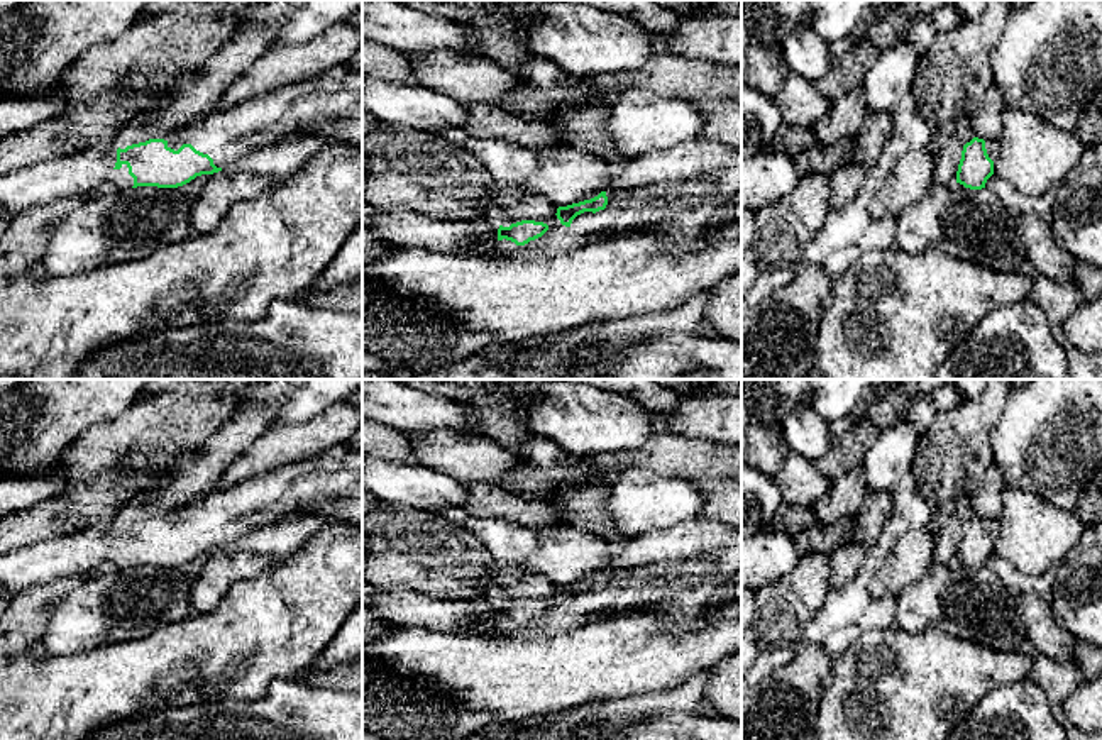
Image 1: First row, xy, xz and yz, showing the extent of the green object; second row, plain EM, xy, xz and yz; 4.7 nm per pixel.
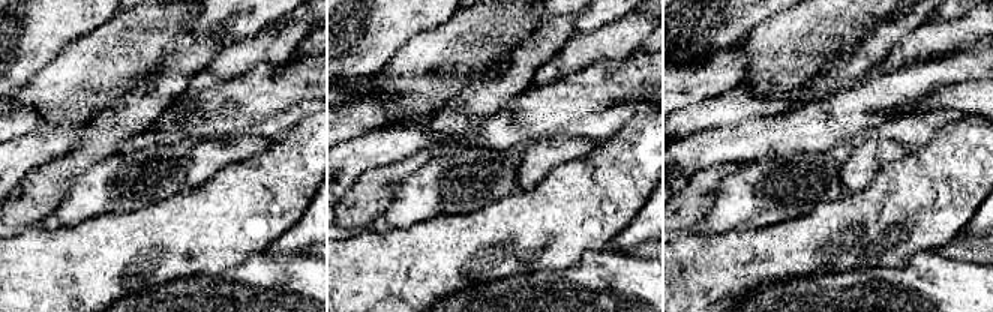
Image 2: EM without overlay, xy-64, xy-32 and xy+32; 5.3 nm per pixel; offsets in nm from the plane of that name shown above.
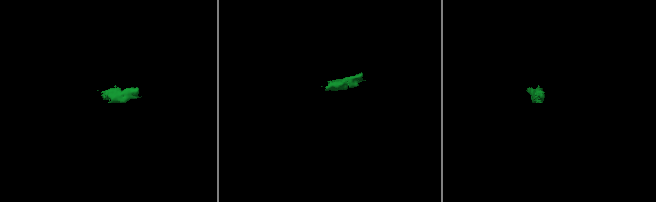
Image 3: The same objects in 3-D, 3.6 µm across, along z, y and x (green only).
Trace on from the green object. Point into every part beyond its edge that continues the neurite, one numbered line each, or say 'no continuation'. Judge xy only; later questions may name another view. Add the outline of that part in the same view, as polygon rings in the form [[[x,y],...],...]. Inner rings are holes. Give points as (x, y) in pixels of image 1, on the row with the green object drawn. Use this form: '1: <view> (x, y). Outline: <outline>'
1: xy (225, 134). Outline: [[[342,66],[310,81],[284,85],[251,97],[234,107],[217,105],[168,137],[178,151],[191,144],[208,154],[217,168],[249,152],[303,134],[303,129],[328,115],[342,115],[362,105],[362,69]]]
2: xy (85, 171). Outline: [[[88,147],[0,174],[0,237],[27,208],[134,186],[127,164],[115,168],[117,149]]]

